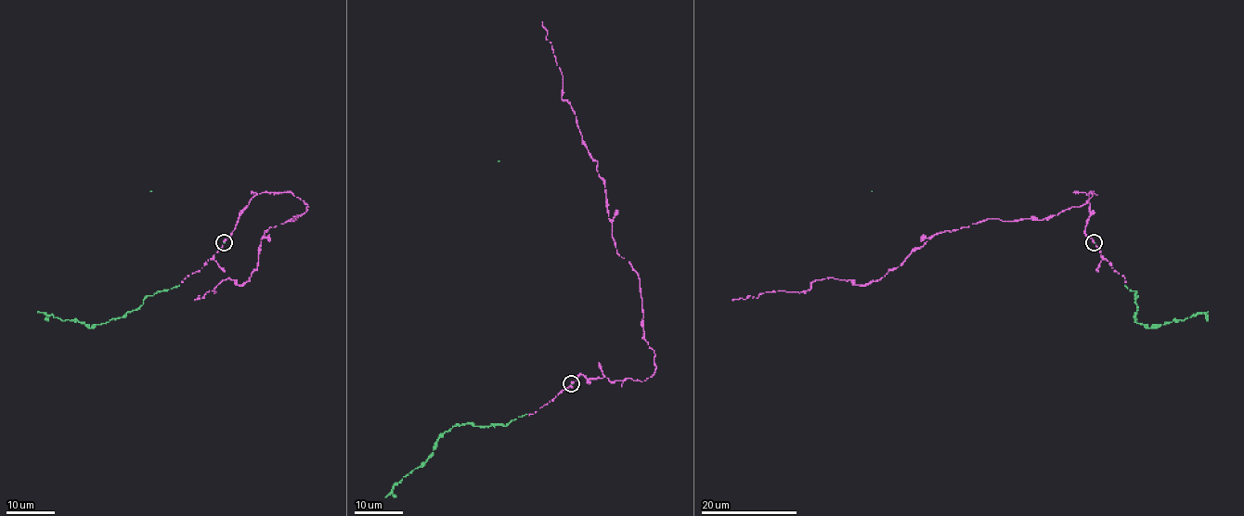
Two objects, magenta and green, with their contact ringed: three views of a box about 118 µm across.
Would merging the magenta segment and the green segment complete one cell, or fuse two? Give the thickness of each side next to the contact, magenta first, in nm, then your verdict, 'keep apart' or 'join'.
calibres 340 and 70 nm; join

